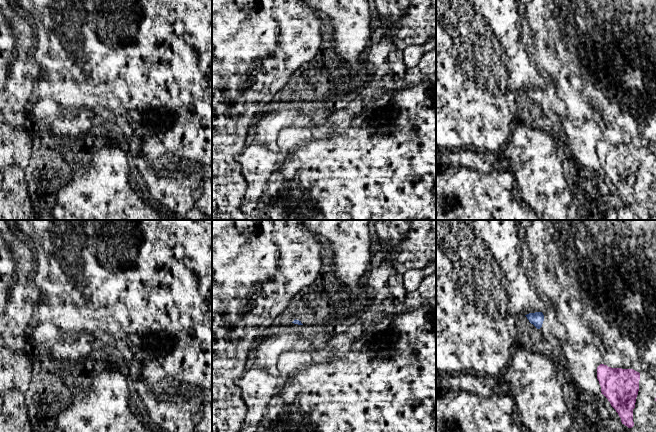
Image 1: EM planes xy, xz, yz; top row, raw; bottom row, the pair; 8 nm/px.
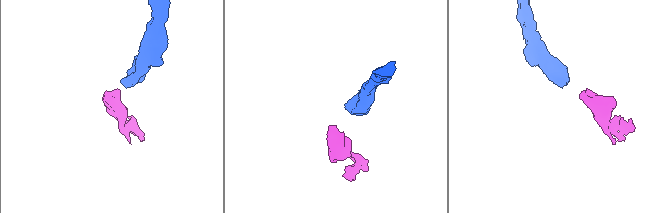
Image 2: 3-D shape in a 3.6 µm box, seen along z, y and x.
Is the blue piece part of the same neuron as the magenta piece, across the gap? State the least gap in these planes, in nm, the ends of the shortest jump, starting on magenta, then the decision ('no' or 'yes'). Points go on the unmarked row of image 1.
550 nm | yz (597, 143), (541, 102) | yes

